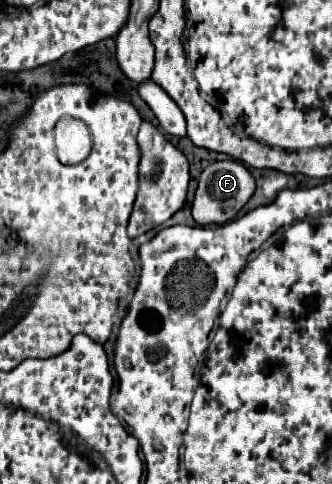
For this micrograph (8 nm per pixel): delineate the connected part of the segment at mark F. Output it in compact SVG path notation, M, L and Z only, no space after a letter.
M236 160L214 162L200 176L198 190L196 190L194 202L192 202L192 216L200 226L226 224L242 210L242 206L250 200L254 190L256 190L256 182L254 182L252 174L244 168L244 164L240 164Z

